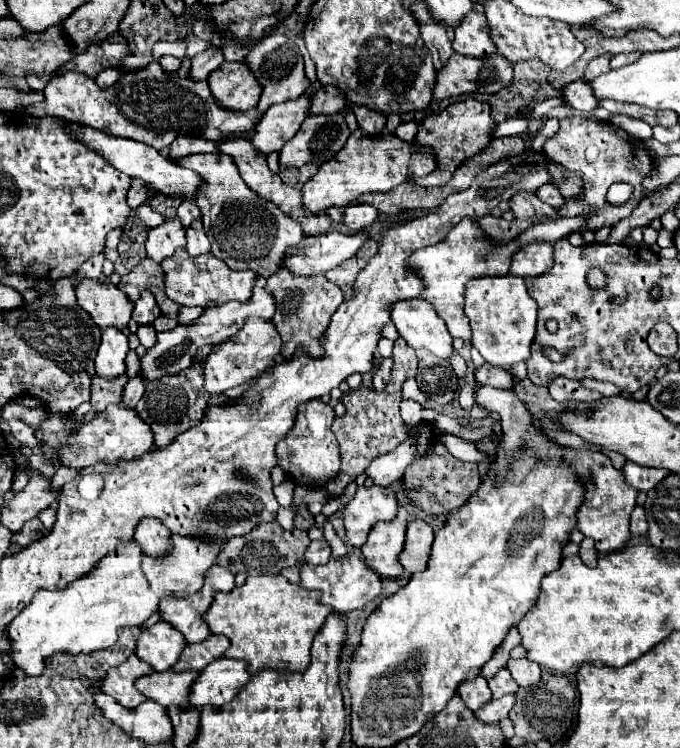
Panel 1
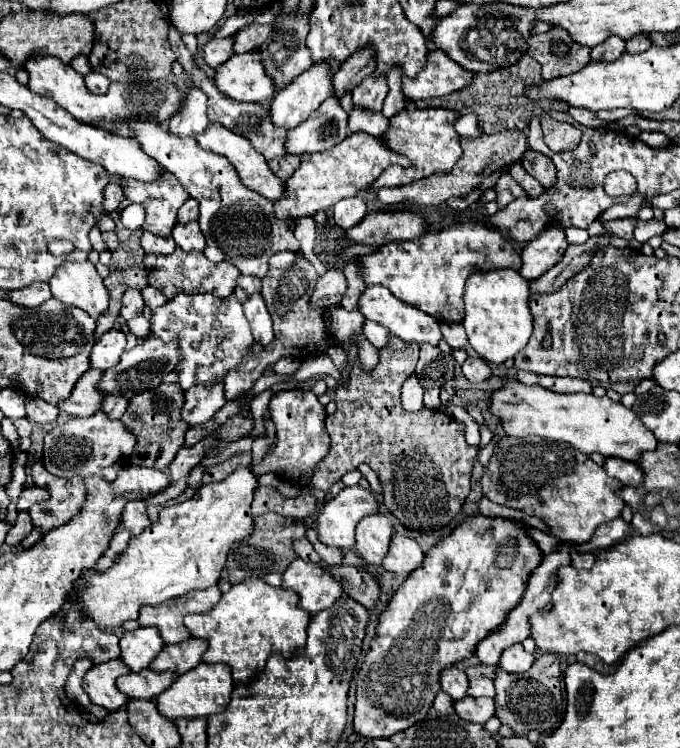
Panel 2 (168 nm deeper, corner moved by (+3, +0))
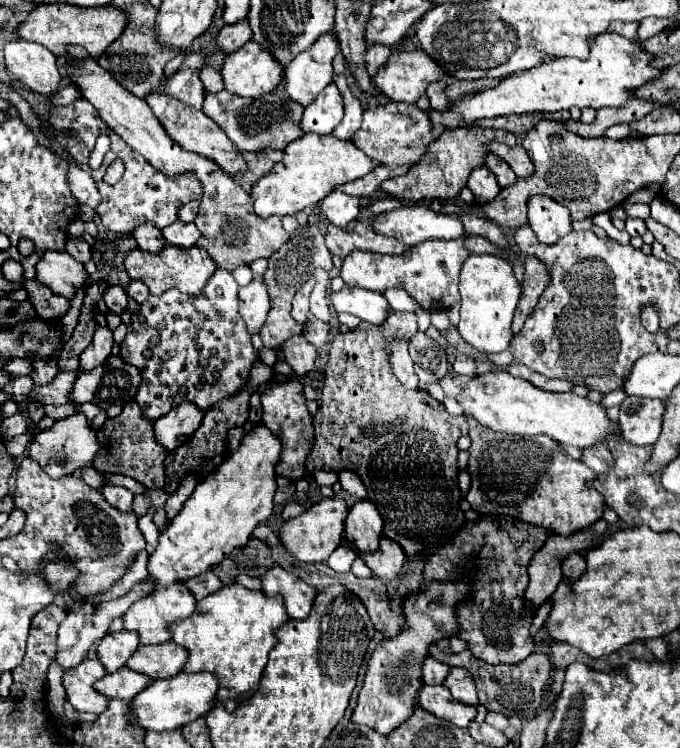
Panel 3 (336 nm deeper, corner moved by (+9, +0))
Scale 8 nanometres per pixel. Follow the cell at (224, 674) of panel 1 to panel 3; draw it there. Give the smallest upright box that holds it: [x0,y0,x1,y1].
[128,672,218,732]

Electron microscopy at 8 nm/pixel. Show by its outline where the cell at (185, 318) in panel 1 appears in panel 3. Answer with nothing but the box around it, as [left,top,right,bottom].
[126,280,150,304]

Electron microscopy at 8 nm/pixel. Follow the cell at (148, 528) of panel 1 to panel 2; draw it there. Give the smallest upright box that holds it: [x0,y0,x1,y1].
[124,502,152,534]

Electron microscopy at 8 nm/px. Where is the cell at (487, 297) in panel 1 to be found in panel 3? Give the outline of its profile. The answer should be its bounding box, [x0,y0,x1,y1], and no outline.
[460,254,520,352]

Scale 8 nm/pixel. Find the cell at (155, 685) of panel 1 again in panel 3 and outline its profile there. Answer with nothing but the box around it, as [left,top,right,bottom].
[94,668,150,702]

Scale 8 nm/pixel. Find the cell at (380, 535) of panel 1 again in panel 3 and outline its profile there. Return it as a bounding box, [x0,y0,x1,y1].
[346,500,382,552]

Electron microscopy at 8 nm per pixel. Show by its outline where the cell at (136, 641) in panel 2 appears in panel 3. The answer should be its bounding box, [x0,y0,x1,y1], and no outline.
[96,630,140,672]

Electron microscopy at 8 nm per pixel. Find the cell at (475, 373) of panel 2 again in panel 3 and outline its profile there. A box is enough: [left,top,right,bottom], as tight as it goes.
[454,356,476,376]

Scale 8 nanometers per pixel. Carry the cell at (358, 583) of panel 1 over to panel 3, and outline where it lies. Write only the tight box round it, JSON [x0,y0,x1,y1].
[260,566,316,620]

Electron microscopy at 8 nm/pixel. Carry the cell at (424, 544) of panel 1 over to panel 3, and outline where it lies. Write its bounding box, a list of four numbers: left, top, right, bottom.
[360,538,406,580]

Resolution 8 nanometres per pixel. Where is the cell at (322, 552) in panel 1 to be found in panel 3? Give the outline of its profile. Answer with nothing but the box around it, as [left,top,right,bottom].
[328,542,356,572]

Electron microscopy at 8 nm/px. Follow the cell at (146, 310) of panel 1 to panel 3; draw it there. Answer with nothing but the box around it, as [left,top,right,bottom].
[104,286,126,314]

